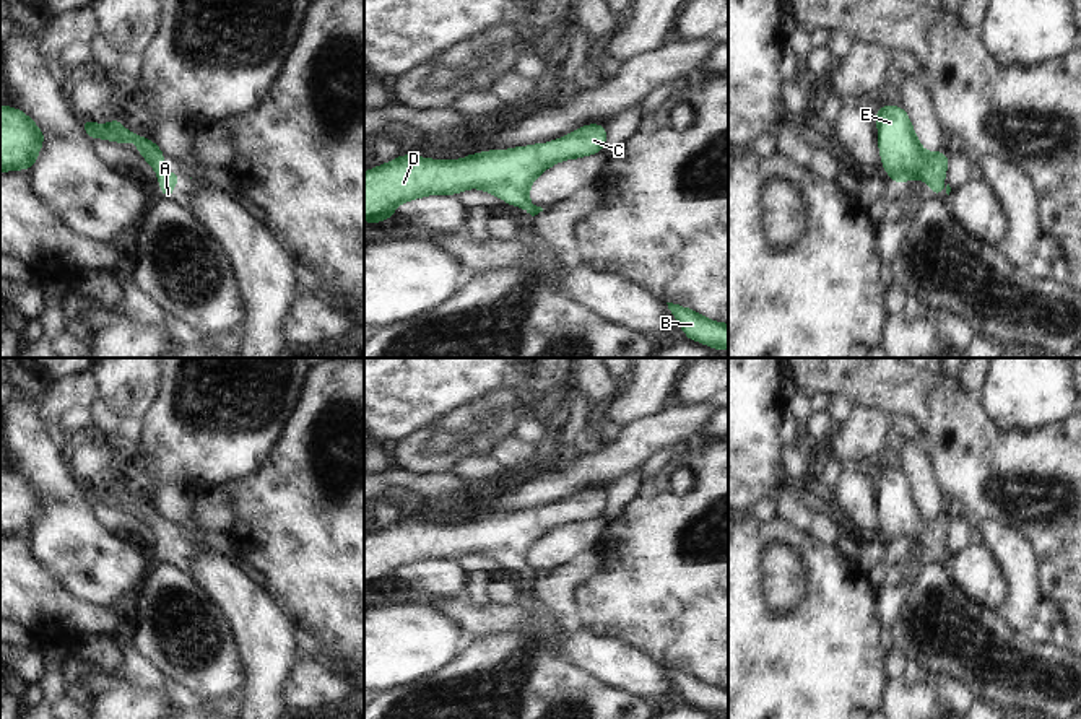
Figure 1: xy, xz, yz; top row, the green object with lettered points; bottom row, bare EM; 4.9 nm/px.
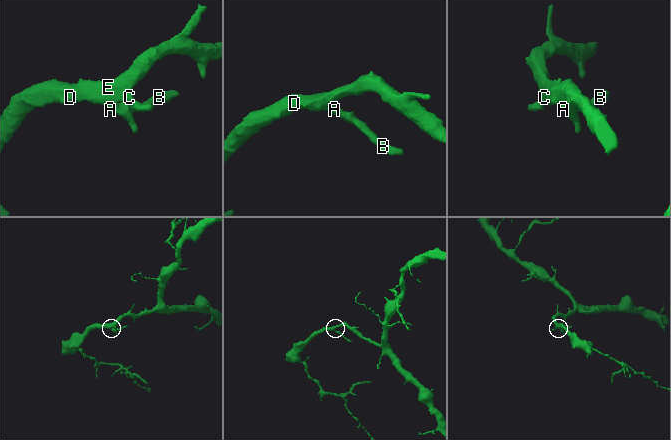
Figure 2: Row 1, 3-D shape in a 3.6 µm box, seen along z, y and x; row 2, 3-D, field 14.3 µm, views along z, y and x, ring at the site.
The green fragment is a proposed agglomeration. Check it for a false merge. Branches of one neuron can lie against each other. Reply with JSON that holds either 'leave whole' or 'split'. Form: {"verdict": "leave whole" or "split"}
{"verdict": "leave whole"}

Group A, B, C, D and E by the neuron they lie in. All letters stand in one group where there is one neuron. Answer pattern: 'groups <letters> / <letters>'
groups A B C D E

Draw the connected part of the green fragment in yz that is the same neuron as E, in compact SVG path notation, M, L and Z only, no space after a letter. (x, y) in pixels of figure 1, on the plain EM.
M883 468L875 478L878 493L878 516L881 534L897 550L912 543L922 543L931 551L931 561L951 551L944 548L949 521L941 516L925 516L907 475L901 470Z

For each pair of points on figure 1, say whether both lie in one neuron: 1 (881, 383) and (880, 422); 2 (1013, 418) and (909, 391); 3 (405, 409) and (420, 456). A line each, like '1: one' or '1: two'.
1: two
2: two
3: two

